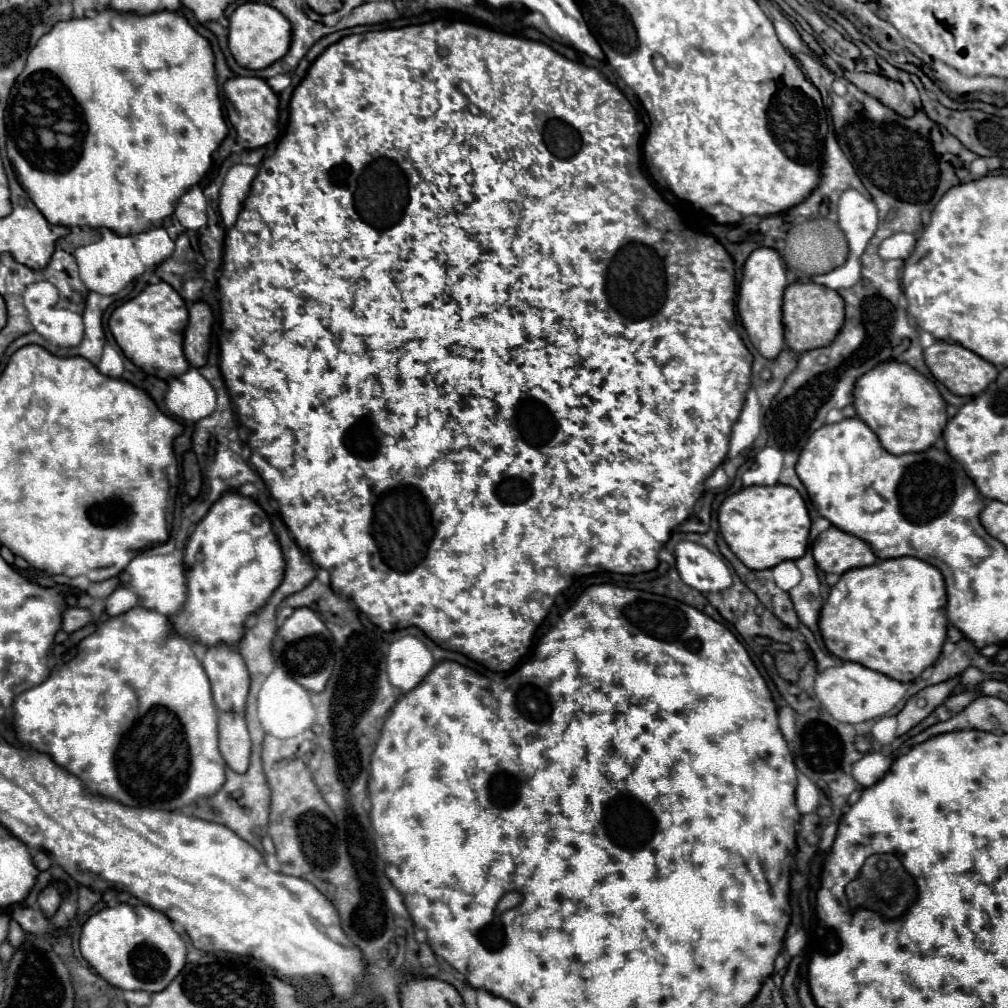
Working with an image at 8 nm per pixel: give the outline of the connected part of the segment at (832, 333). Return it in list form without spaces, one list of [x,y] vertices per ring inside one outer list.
[[[795,281],[785,289],[783,295],[783,325],[785,325],[785,341],[787,347],[795,353],[805,353],[817,347],[827,347],[845,323],[843,299],[837,291],[827,289],[823,285],[815,285],[813,281]]]

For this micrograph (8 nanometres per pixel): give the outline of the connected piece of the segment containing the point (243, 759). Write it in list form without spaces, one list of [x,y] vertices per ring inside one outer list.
[[[237,713],[219,715],[219,751],[229,769],[237,773],[245,773],[249,769],[251,741],[243,715]]]

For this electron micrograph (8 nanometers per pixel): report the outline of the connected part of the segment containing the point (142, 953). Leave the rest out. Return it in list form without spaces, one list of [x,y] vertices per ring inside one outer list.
[[[147,905],[107,907],[91,915],[81,931],[81,955],[111,985],[131,991],[163,991],[183,969],[187,949],[167,915]]]

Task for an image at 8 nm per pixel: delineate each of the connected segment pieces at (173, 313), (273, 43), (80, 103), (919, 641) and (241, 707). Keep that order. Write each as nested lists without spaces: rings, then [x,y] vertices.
[[[163,281],[147,285],[135,299],[119,305],[109,317],[109,329],[125,357],[159,379],[171,379],[183,375],[189,369],[189,363],[183,355],[185,325],[187,305],[177,291]]]
[[[247,1],[241,7],[237,7],[235,13],[229,17],[229,51],[237,65],[245,69],[259,71],[269,67],[289,51],[289,43],[291,43],[289,21],[267,3]]]
[[[103,9],[93,19],[69,19],[59,21],[49,33],[45,33],[33,51],[27,57],[27,65],[23,73],[17,77],[9,105],[5,115],[7,125],[7,157],[17,171],[17,179],[21,187],[25,187],[29,199],[33,199],[35,207],[49,219],[53,225],[63,227],[107,227],[119,235],[137,235],[141,231],[149,231],[153,227],[161,227],[167,217],[173,215],[175,205],[181,195],[189,191],[189,187],[197,185],[213,166],[213,151],[227,135],[227,125],[223,123],[219,87],[215,79],[215,59],[209,47],[209,41],[201,37],[181,13],[159,11],[151,15],[121,15],[111,9]]]
[[[897,557],[843,573],[821,609],[819,627],[825,647],[837,659],[853,659],[853,663],[881,671],[891,679],[911,681],[931,667],[943,649],[947,639],[945,603],[945,583],[937,567],[915,557]]]
[[[217,645],[207,649],[203,669],[211,681],[213,701],[219,711],[245,713],[249,673],[237,649]]]

